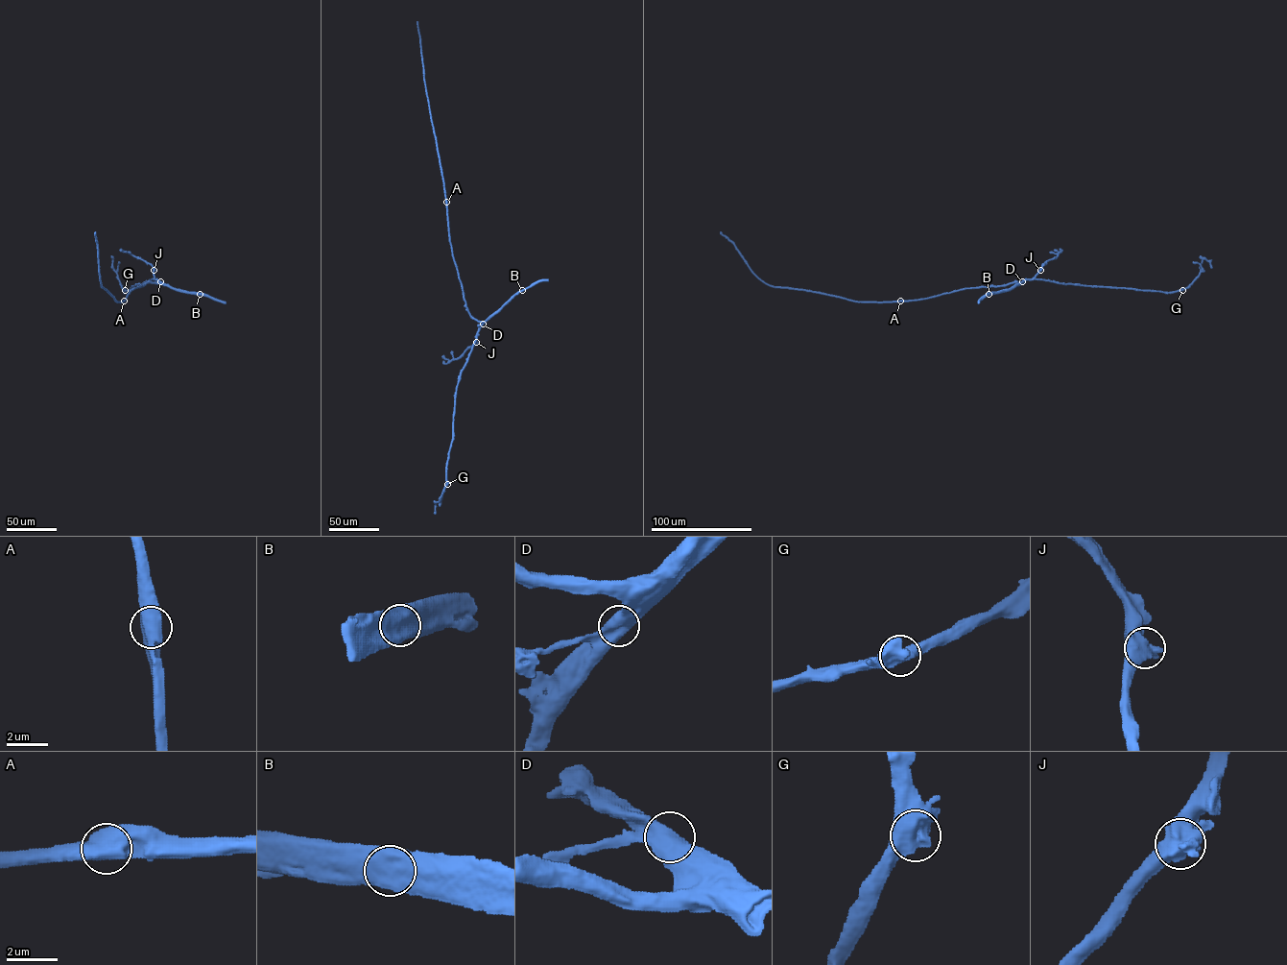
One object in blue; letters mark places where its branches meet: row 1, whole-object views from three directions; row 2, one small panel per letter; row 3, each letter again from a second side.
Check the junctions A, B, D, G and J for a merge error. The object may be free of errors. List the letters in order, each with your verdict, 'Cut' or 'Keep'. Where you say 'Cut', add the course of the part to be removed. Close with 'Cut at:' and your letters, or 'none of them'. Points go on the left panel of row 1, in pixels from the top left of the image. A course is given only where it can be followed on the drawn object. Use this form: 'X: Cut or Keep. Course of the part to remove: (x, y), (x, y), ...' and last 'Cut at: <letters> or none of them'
A: Keep
B: Keep
D: Keep
G: Keep
J: Keep
Cut at: none of them

